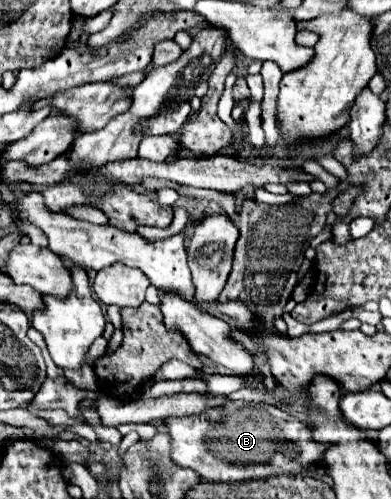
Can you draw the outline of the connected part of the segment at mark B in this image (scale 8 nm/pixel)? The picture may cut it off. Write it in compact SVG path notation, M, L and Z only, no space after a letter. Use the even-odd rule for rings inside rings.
M229 400L225 406L211 408L199 416L169 418L167 428L173 444L171 458L179 466L195 470L207 482L245 482L279 474L305 474L309 464L321 462L323 450L327 450L327 444L315 442L311 438L311 428L307 428L303 422L297 422L297 418L293 418L287 410L269 404L247 406L243 400Z

